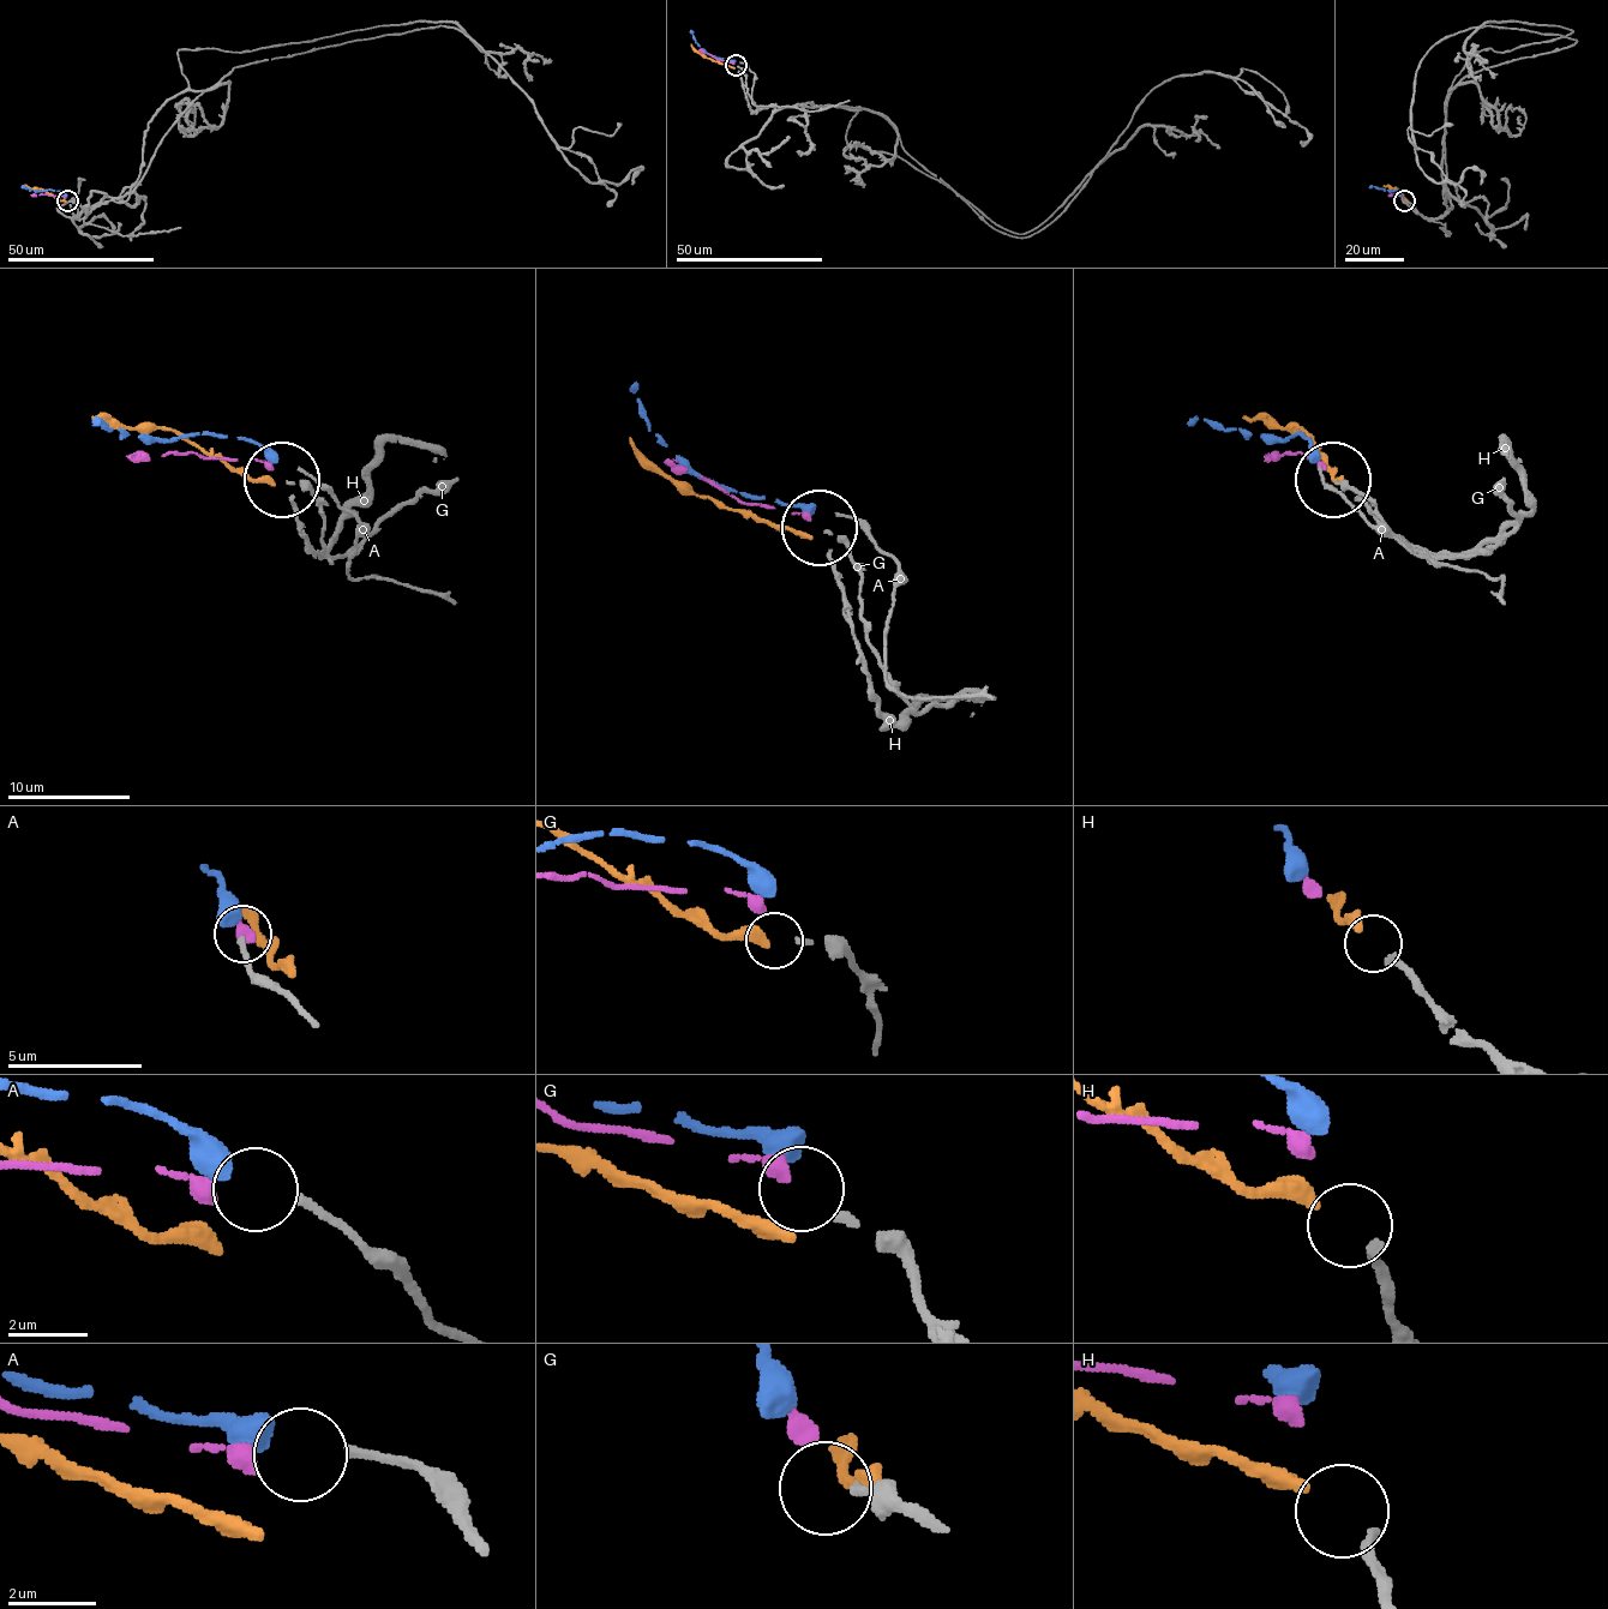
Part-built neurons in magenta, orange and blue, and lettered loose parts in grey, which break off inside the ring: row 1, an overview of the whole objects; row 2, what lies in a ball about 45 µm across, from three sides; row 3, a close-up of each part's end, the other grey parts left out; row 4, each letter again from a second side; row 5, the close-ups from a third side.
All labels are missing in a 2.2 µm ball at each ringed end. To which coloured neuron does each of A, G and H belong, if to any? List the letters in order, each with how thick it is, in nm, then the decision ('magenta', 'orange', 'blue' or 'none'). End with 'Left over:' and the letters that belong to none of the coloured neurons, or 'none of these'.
A: calibre 200 nm; blue
G: calibre 200 nm; none
H: calibre 280 nm; orange
Left over: G

